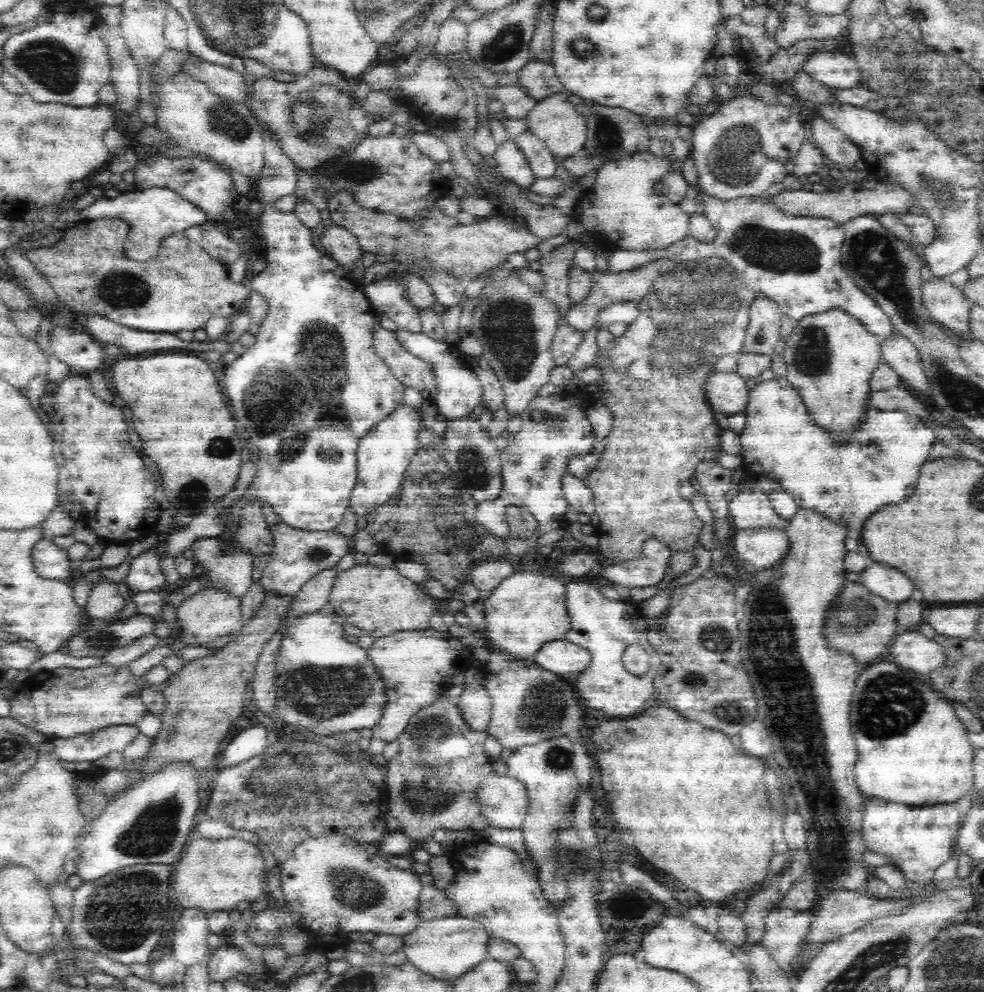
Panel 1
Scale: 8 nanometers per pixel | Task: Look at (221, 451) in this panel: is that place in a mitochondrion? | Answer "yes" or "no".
yes

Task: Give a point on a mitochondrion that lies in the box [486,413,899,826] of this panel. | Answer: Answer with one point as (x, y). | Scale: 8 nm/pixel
(857, 613)

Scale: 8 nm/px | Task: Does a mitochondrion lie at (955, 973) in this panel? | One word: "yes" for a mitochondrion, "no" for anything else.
yes

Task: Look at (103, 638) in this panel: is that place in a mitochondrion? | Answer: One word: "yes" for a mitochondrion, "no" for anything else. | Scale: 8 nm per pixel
yes

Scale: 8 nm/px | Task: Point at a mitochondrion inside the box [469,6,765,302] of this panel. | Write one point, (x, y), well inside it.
(508, 42)

